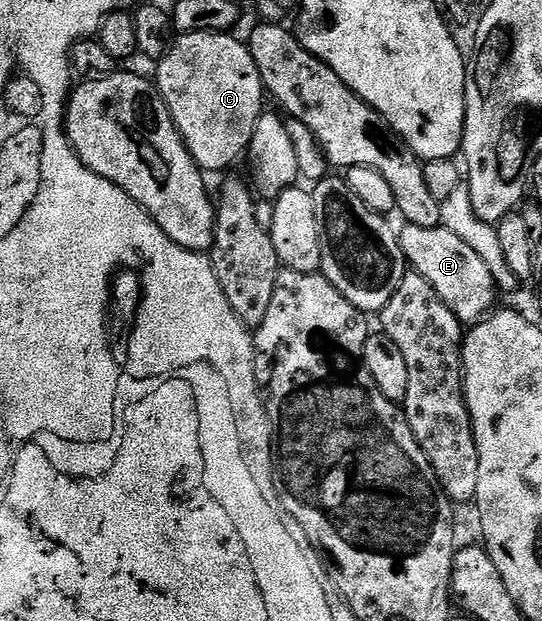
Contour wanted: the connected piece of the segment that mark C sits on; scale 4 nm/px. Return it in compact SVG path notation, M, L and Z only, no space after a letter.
M185 32L173 43L172 49L155 65L156 76L154 75L154 83L156 90L166 102L166 106L172 115L172 121L175 122L176 129L180 131L180 137L183 138L184 145L190 150L194 162L201 170L208 174L211 174L211 172L220 172L223 168L230 167L239 156L243 157L247 153L248 148L252 145L254 130L258 126L258 122L265 115L264 100L266 101L266 89L262 78L258 74L258 66L250 54L247 43L243 39L235 40L234 37L235 35L226 32Z

